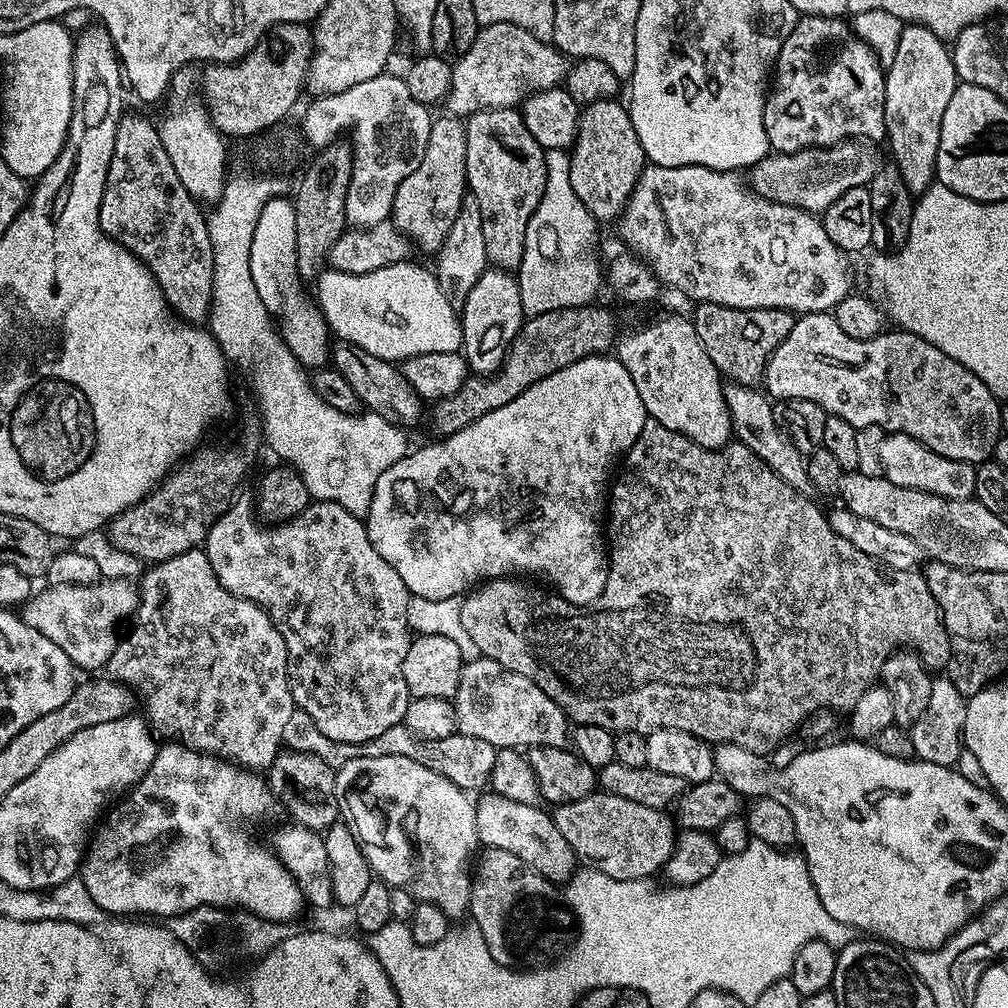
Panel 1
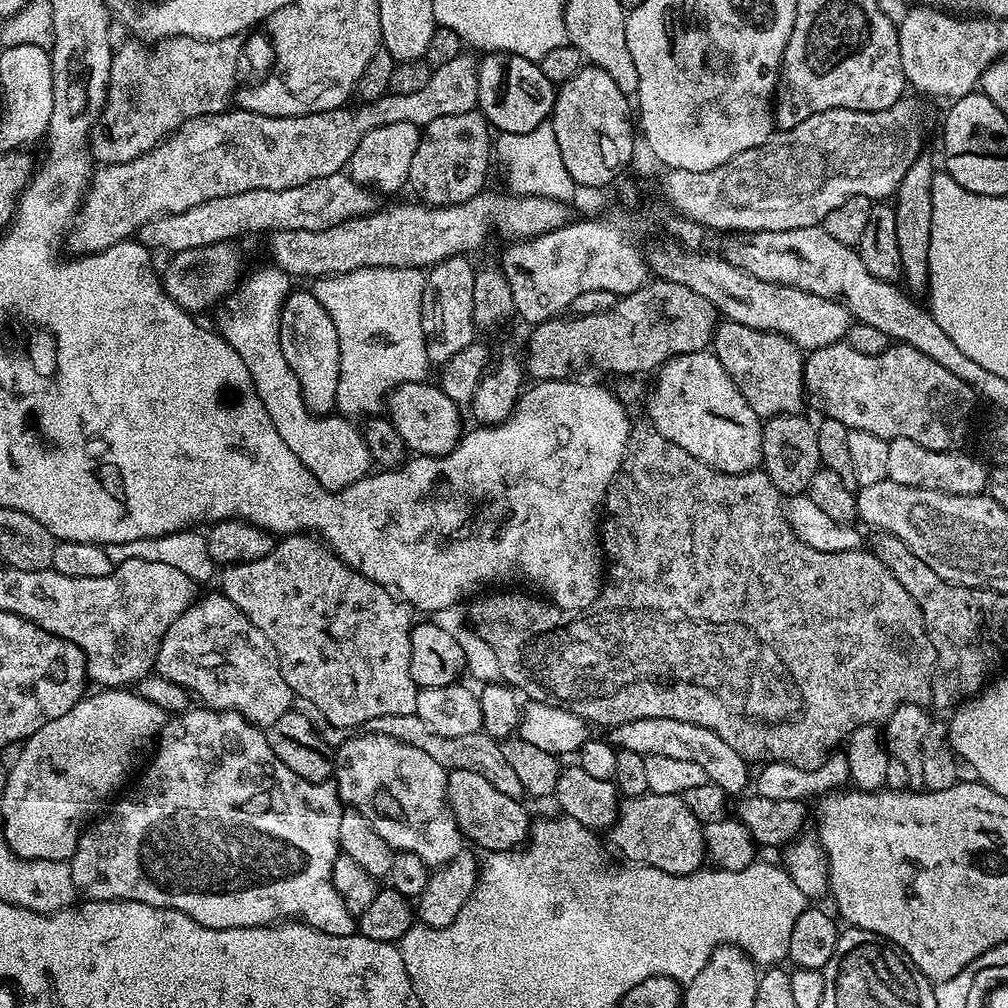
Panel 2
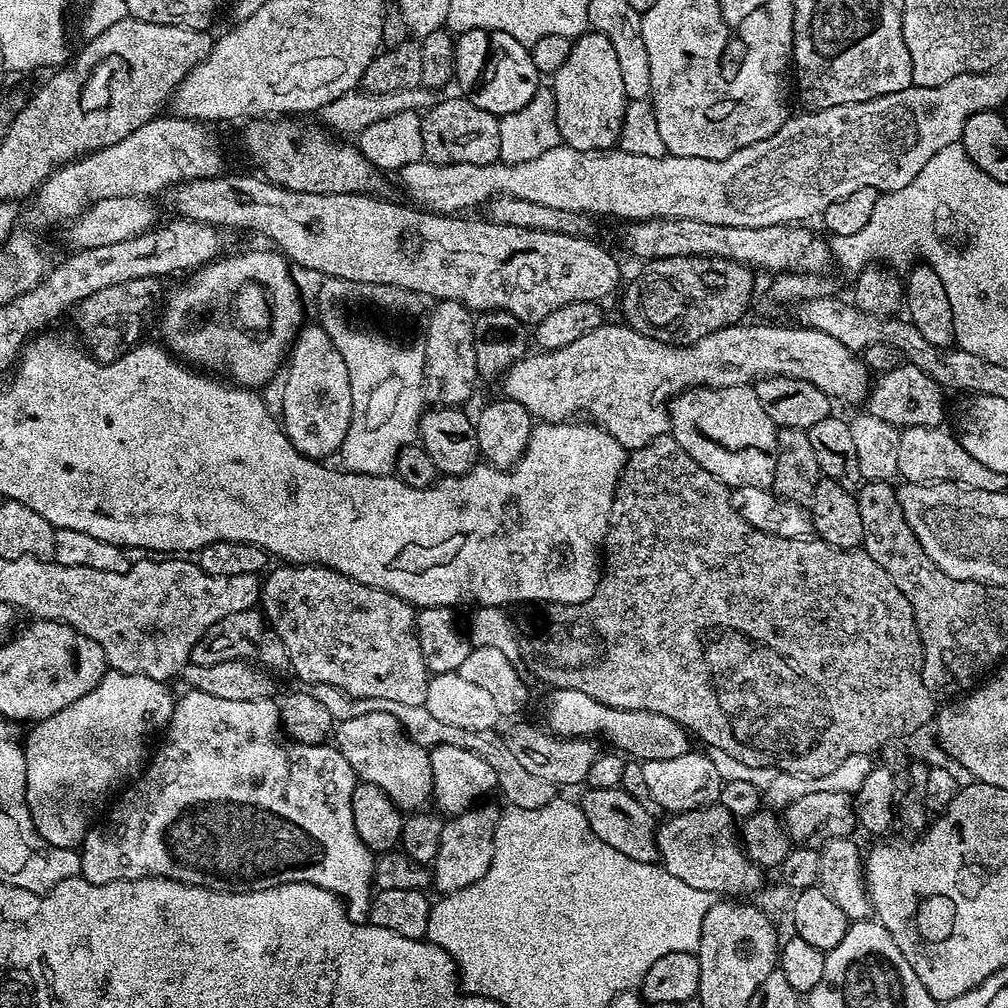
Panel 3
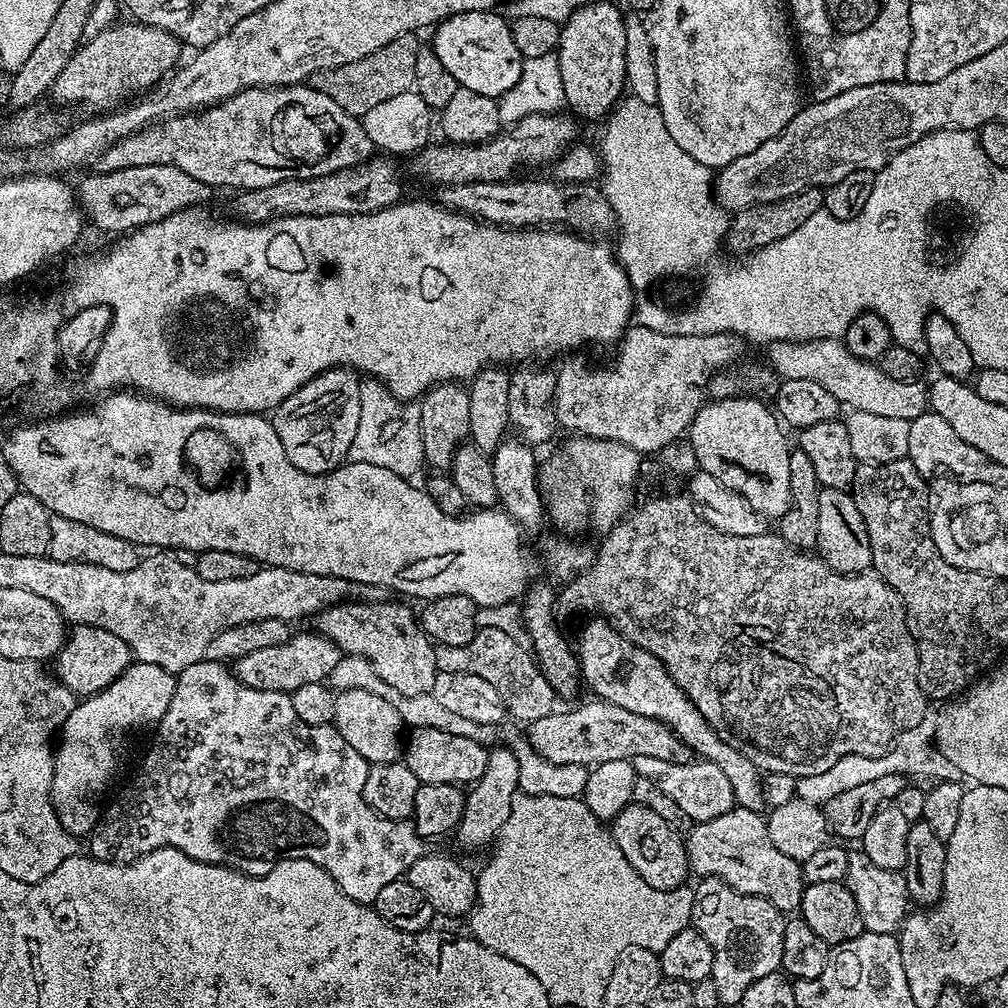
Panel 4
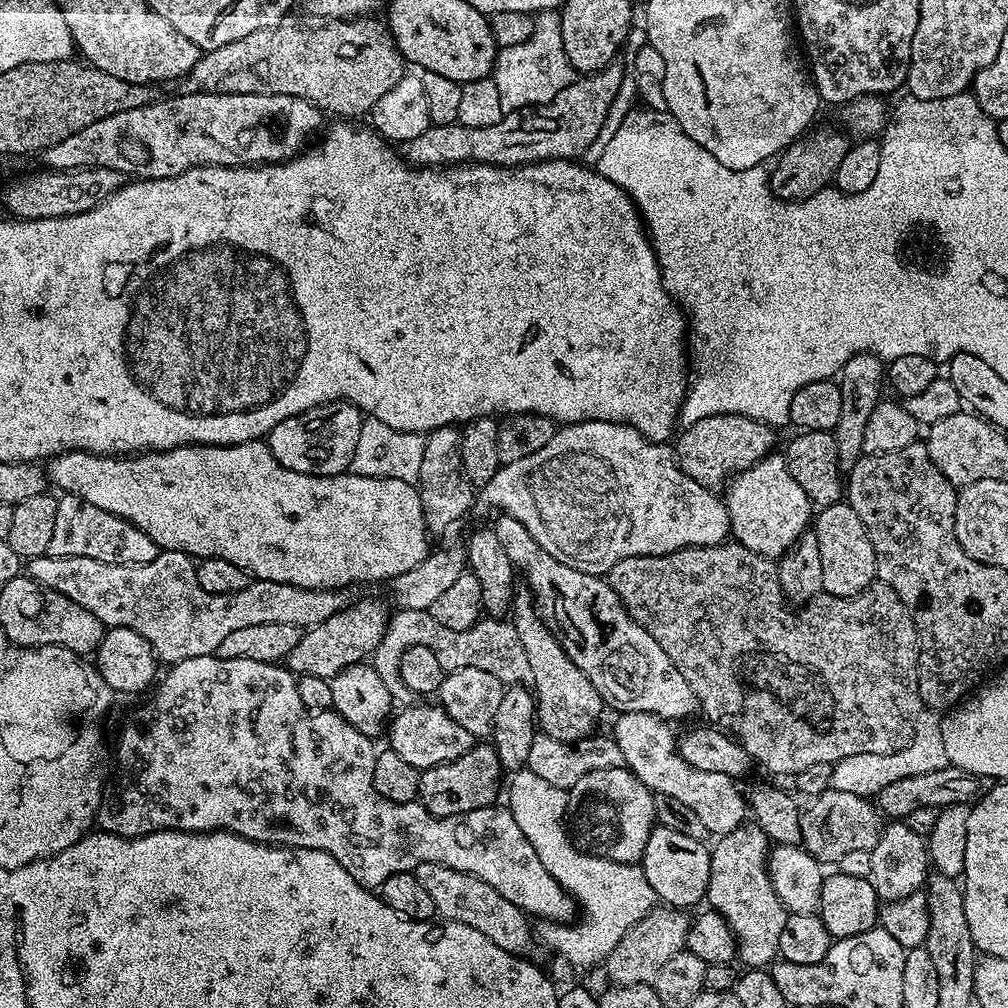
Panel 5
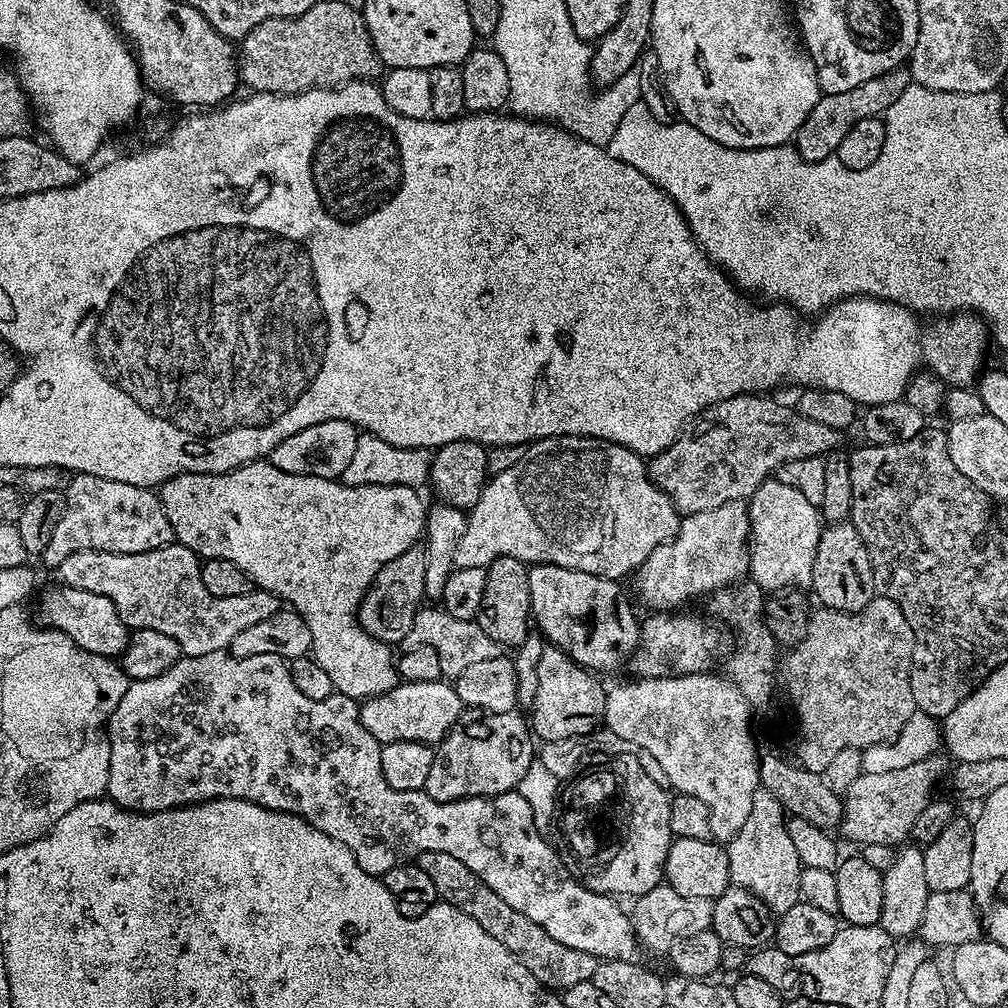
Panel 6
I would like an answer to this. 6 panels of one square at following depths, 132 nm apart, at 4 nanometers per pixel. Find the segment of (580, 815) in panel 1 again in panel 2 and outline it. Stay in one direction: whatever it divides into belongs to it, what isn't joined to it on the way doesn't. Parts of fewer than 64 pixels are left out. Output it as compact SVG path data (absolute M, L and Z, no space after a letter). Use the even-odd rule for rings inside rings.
M648 793L625 797L619 803L616 821L608 835L615 848L628 859L625 861L675 876L699 871L707 857L702 823L681 796Z

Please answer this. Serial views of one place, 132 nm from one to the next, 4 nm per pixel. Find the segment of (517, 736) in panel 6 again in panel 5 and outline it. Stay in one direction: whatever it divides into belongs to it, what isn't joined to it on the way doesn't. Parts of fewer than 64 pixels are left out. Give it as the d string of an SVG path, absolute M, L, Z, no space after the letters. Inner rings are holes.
M480 742L462 754L462 758L454 758L454 762L439 764L426 768L420 774L420 794L418 803L435 816L457 816L470 810L491 808L497 803L496 791L501 791L502 769L500 759L491 743Z

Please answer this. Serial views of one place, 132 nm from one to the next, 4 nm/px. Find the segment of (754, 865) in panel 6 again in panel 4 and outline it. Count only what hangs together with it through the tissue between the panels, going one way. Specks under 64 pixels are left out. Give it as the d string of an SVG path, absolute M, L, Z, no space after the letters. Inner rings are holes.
M705 876L699 881L700 885L695 885L692 894L692 918L691 927L702 934L702 938L706 938L706 942L710 942L710 950L712 951L712 974L716 986L718 986L718 998L721 1005L738 1006L742 1002L742 994L754 982L758 982L758 978L766 978L766 974L781 971L780 963L782 962L782 934L784 933L784 925L786 923L785 913L779 912L766 898L754 897L750 894L739 893L738 890L732 889L726 882L714 876Z

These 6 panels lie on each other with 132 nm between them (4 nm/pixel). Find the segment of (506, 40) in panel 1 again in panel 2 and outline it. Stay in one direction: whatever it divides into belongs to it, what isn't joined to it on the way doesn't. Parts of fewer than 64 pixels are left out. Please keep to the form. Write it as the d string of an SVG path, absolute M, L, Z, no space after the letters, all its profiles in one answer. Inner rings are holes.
M461 54L458 58L446 62L446 66L438 66L432 68L430 74L430 82L426 82L426 86L422 86L422 90L414 90L414 94L402 94L401 92L389 91L387 96L378 98L369 104L357 103L356 108L353 106L345 106L343 108L335 108L333 112L315 112L314 114L306 114L305 116L267 116L266 114L258 114L257 112L245 112L243 110L229 110L219 112L202 118L194 118L188 120L176 132L168 136L160 144L156 144L146 154L142 154L138 158L134 158L130 162L122 162L121 164L105 164L97 167L92 173L92 179L89 183L87 192L84 193L84 199L80 205L79 213L74 221L74 227L69 231L66 237L67 247L73 248L73 253L87 254L89 252L101 252L110 246L127 241L128 236L135 233L143 224L147 224L150 220L155 220L157 216L169 216L170 214L182 214L186 210L190 210L194 206L202 206L206 202L210 202L214 198L226 198L234 194L242 194L250 190L286 190L292 186L302 186L306 182L314 182L314 178L326 178L335 172L344 172L349 167L354 150L358 146L358 142L362 142L362 138L370 131L378 126L390 126L390 122L410 122L417 126L423 126L434 122L434 118L446 118L446 114L466 114L473 111L478 105L478 60L477 57Z

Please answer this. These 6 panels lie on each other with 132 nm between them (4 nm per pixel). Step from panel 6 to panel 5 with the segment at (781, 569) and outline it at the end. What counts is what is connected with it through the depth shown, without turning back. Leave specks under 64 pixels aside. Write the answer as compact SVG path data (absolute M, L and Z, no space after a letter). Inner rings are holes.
M783 455L763 456L754 466L738 472L727 485L726 503L730 518L730 536L733 541L754 554L779 558L806 531L814 516L814 505L806 498L806 490L794 482Z

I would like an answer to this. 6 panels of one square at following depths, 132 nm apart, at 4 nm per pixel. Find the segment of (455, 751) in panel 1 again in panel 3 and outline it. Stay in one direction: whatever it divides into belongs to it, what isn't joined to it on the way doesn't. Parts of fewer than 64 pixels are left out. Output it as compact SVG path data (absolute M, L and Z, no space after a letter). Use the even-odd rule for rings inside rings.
M381 700L378 708L379 711L398 718L398 722L404 727L404 733L418 746L429 750L438 746L462 746L462 750L470 750L478 754L478 758L484 759L493 768L499 791L501 793L504 791L505 798L509 800L507 803L511 807L538 810L551 800L557 799L557 785L537 778L520 766L518 758L514 758L514 753L510 750L507 739L501 733L499 736L499 731L475 732L474 730L462 730L462 726L449 726L448 723L434 718L434 714L430 714L430 710L426 710L424 706L402 706L398 702Z

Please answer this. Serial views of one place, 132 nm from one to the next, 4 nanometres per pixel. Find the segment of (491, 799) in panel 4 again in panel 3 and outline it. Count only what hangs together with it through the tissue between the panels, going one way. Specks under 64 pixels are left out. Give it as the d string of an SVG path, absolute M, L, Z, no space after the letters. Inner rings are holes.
M481 802L456 816L444 820L442 842L438 842L438 854L430 865L430 880L436 884L437 893L447 894L466 890L466 886L477 884L490 870L490 858L494 858L494 834L500 821L501 809L492 802Z

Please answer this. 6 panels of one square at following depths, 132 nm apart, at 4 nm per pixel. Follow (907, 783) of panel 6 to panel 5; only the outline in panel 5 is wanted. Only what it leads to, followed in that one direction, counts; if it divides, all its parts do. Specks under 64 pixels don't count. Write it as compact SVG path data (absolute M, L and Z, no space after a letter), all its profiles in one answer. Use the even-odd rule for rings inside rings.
M829 787L828 791L820 793L809 804L812 805L805 807L800 817L800 839L802 847L814 859L838 862L844 854L853 850L871 852L880 841L882 816L871 799Z

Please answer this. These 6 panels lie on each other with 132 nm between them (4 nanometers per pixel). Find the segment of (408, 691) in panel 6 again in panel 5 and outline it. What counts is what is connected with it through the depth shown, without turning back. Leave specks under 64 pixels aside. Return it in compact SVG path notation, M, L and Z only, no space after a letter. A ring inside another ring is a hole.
M416 703L408 706L413 708L408 708L405 712L397 711L391 717L386 728L387 747L391 752L399 754L405 762L410 762L410 766L423 770L446 762L454 762L454 758L462 758L462 754L471 750L474 746L474 737L470 730L458 726L458 722L454 722L454 718L450 718L450 714L446 714L446 710L435 703Z

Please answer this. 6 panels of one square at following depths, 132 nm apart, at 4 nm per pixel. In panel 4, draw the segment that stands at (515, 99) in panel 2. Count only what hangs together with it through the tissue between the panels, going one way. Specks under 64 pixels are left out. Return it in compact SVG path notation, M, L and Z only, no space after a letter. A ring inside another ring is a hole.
M499 11L463 12L448 20L441 20L431 33L430 47L450 74L460 83L461 88L474 90L497 98L506 94L510 86L522 76L524 55L514 46L512 25L499 16Z

